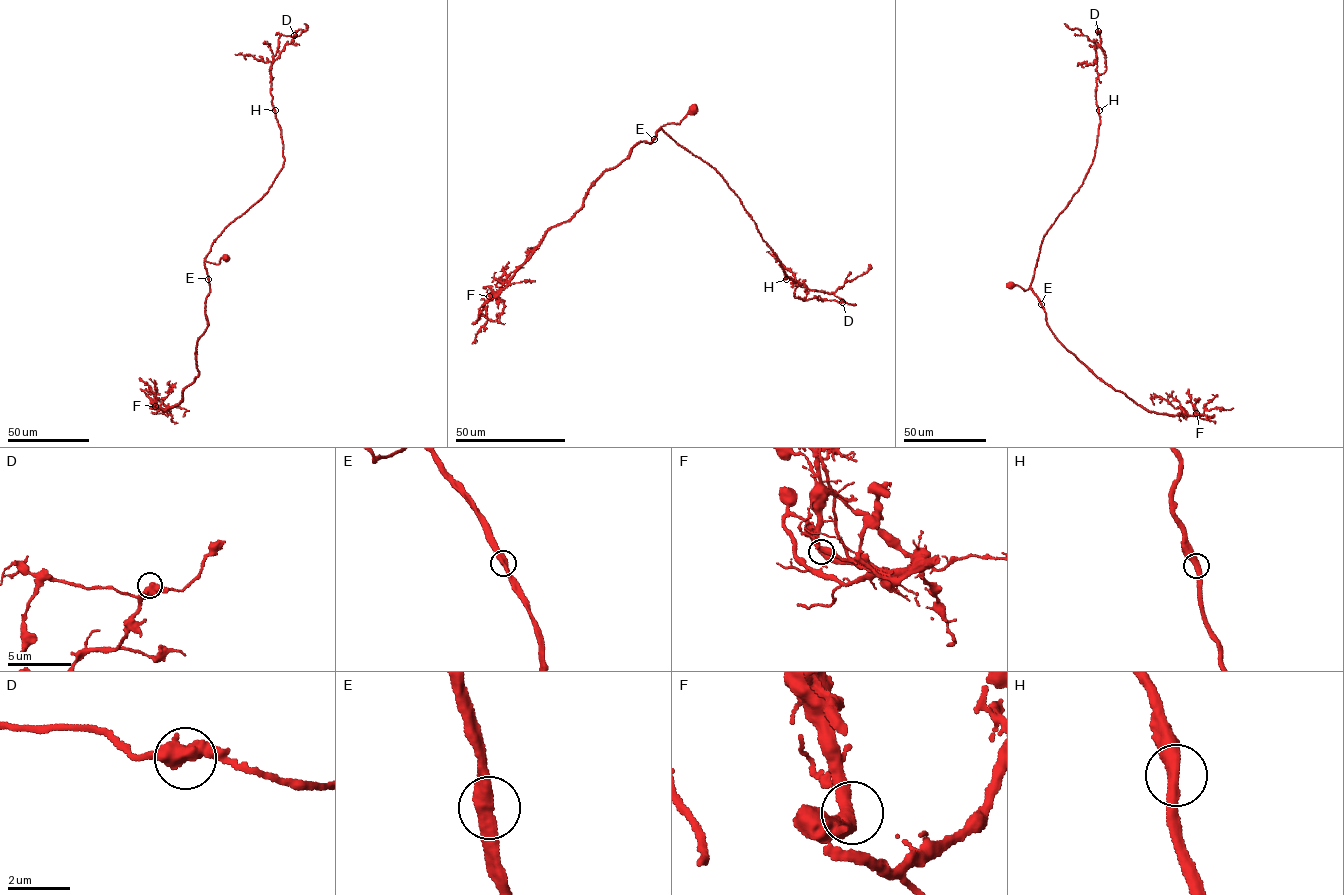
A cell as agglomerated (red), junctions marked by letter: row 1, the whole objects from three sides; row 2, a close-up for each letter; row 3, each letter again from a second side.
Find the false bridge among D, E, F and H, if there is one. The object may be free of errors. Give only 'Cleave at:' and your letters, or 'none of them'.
Cleave at: none of them

